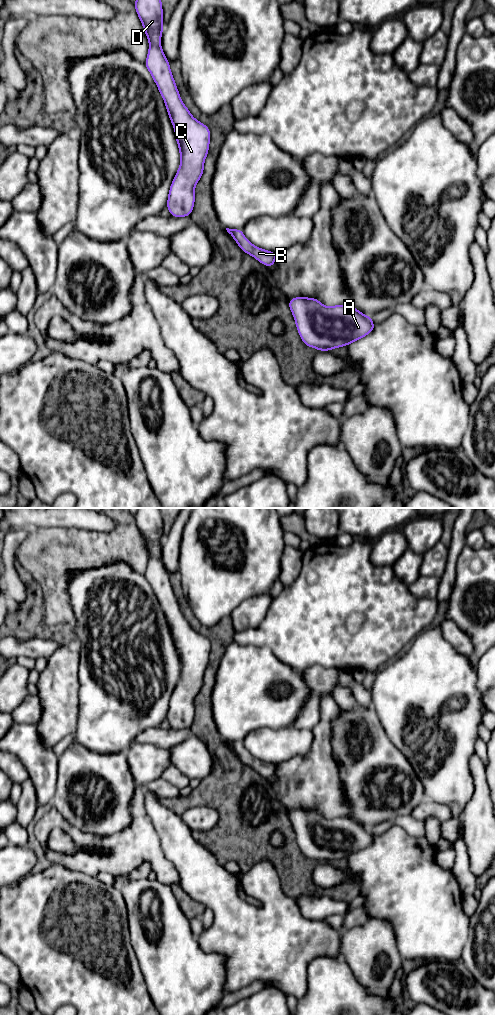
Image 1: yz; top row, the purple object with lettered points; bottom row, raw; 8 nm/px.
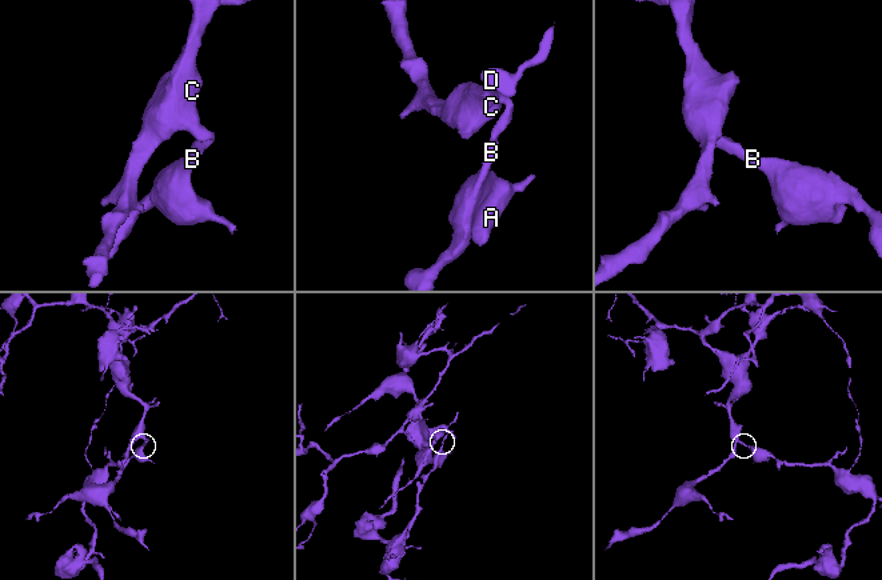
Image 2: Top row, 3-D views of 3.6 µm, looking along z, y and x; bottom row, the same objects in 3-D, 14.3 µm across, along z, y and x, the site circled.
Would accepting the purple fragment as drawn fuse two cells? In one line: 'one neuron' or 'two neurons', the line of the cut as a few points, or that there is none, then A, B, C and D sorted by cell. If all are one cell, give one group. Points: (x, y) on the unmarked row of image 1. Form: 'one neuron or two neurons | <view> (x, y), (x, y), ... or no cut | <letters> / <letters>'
one neuron | no cut | A B C D

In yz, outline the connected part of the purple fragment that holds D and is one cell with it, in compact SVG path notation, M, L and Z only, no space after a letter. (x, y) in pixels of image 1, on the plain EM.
M138 508L133 516L149 553L145 578L164 612L180 665L180 678L170 697L166 719L171 728L183 730L190 728L194 720L194 703L204 685L204 674L209 664L211 644L207 637L199 634L191 627L190 622L183 615L173 590L169 573L163 565L161 549L164 536L161 508Z

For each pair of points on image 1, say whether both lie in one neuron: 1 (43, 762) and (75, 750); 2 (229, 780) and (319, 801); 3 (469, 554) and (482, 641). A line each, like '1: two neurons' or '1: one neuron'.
1: two neurons
2: two neurons
3: one neuron

